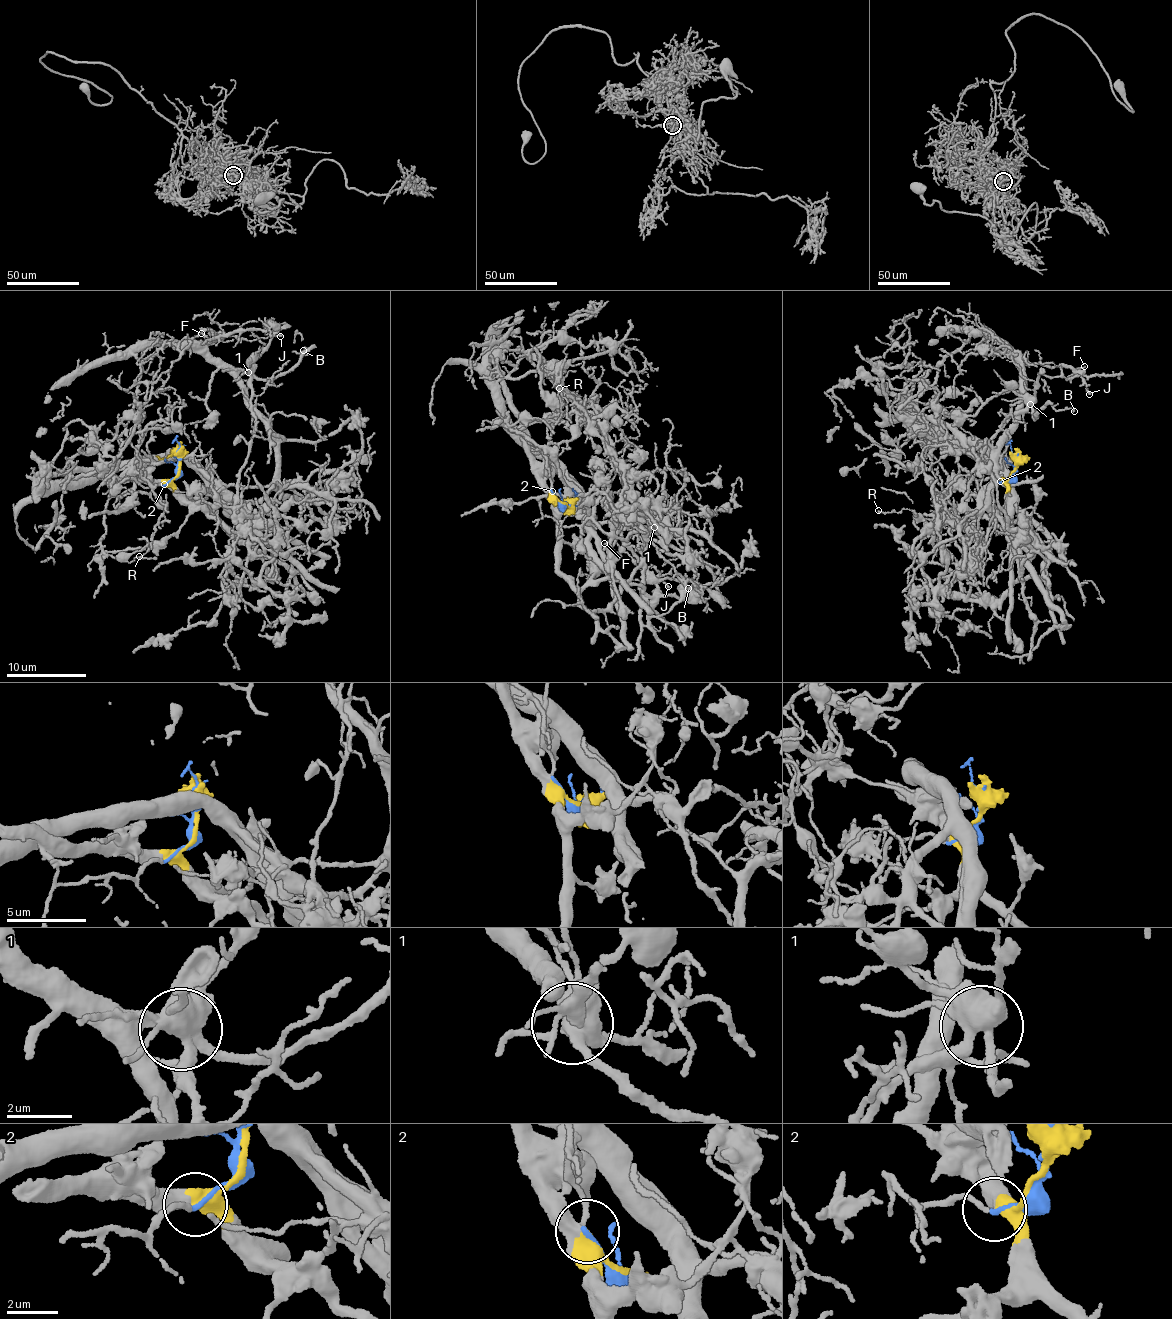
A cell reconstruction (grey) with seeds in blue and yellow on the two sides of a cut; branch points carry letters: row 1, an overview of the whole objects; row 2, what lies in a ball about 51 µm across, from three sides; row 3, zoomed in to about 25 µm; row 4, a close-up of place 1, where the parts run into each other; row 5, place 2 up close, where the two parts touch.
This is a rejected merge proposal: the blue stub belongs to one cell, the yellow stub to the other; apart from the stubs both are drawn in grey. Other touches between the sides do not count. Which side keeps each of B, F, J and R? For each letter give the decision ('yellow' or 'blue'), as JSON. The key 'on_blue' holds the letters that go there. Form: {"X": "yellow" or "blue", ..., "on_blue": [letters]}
{"B": "yellow", "F": "yellow", "J": "yellow", "R": "blue", "on_blue": ["R"]}

